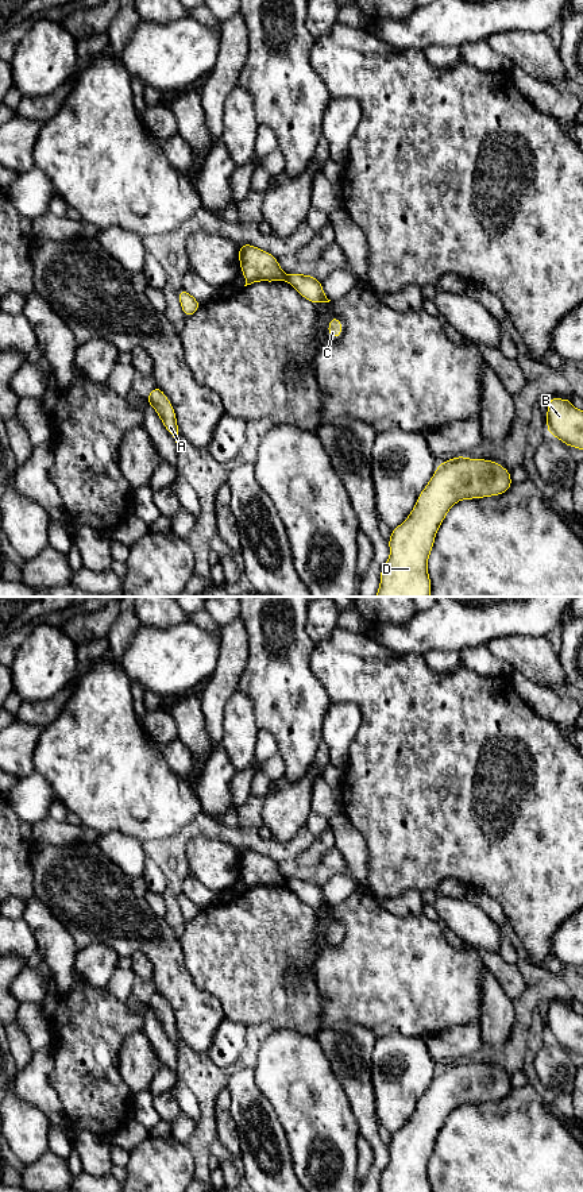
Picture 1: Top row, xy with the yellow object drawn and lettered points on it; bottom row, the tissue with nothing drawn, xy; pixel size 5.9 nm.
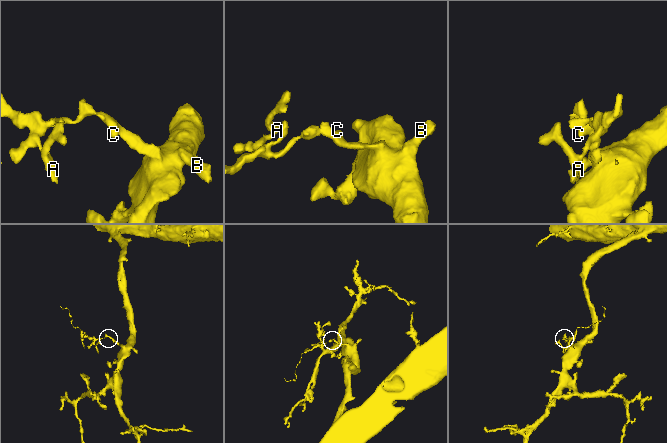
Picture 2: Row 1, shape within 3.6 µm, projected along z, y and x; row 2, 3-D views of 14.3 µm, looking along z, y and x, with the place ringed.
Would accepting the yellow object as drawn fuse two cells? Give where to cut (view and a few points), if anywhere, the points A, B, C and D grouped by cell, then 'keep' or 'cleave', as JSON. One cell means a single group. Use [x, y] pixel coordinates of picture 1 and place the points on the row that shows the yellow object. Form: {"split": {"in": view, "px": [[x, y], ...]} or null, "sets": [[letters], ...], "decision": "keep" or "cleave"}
{"split": {"in": "xy", "px": [[286, 276], [284, 280]]}, "sets": [["A"], ["B", "C", "D"]], "decision": "cleave"}

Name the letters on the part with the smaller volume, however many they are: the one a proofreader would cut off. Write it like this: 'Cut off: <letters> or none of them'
Cut off: A

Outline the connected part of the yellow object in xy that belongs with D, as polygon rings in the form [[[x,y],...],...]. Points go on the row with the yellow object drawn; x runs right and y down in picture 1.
[[[456,456],[440,463],[420,493],[408,518],[391,531],[391,537],[387,540],[390,555],[381,570],[381,582],[375,597],[431,597],[428,559],[436,533],[449,509],[462,499],[499,495],[506,493],[511,485],[510,471],[498,462]]]

